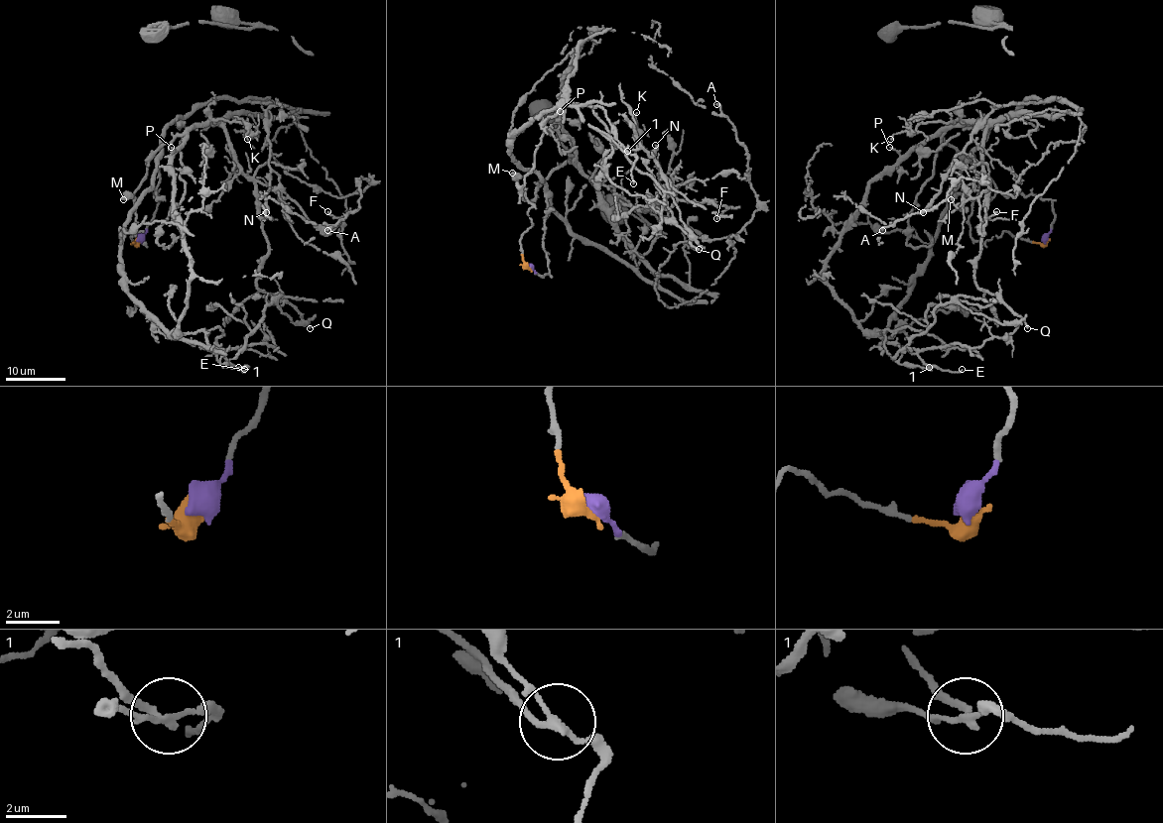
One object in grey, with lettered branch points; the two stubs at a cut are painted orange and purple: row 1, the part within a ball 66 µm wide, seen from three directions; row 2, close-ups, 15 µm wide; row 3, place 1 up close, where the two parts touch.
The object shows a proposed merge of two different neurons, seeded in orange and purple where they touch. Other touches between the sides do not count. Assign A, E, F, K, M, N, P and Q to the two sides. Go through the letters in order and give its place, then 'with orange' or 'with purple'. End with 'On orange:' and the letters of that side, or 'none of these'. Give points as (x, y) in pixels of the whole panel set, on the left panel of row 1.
A: place (327, 230); with purple
E: place (244, 369); with orange
F: place (327, 211); with orange
K: place (247, 139); with orange
M: place (123, 199); with orange
N: place (266, 212); with purple
P: place (171, 147); with orange
Q: place (310, 328); with orange
On orange: E, F, K, M, P, Q

